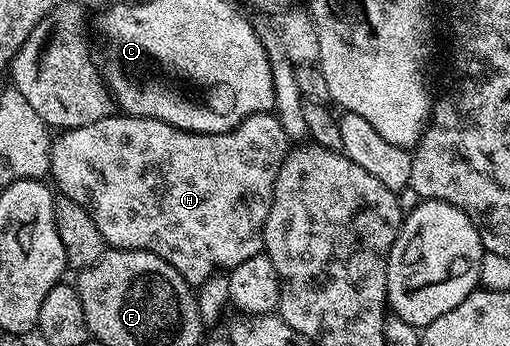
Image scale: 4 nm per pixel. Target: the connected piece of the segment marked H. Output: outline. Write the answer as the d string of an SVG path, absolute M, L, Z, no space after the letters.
M120 112L115 116L98 120L94 124L86 124L82 128L59 131L51 139L50 178L53 178L51 181L54 183L55 189L63 197L74 200L74 204L88 207L94 224L98 224L98 232L102 232L104 241L109 247L117 250L145 250L156 254L162 260L166 260L166 264L170 264L176 269L188 281L189 286L199 288L211 274L215 274L217 271L227 271L231 267L242 264L242 260L250 260L250 256L263 251L264 225L266 216L270 212L274 184L289 149L290 140L275 113L272 112L250 116L224 134L199 134L182 128L174 128L157 118L134 118Z

